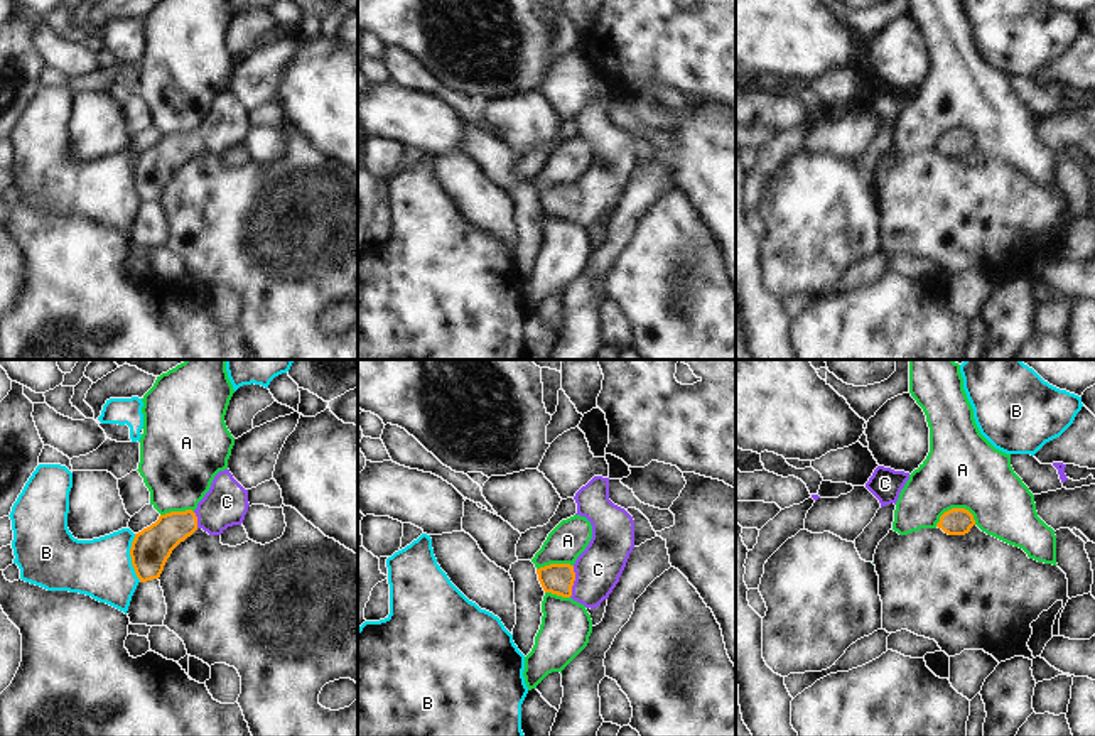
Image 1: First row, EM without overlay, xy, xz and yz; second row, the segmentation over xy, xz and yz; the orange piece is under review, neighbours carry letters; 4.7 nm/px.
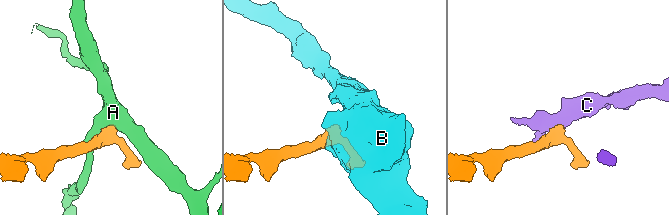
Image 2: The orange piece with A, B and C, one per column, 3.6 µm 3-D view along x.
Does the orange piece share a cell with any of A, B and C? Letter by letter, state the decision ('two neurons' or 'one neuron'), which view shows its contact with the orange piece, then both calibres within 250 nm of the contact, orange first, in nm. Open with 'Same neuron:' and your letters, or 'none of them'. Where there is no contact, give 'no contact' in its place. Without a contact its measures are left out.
Same neuron: C
A: two neurons; contact in yz; calibres 130 and 360 nm
B: two neurons; contact in xy; calibres 190 and 280 nm
C: one neuron; contact in xz; calibres 140 and 220 nm

